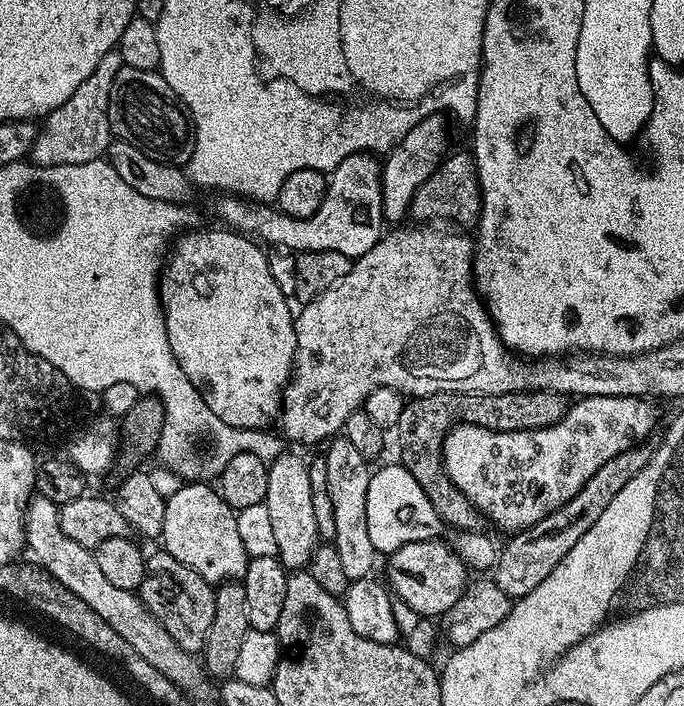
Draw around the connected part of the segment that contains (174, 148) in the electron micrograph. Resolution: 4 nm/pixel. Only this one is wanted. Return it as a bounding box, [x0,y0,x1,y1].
[108,66,196,166]

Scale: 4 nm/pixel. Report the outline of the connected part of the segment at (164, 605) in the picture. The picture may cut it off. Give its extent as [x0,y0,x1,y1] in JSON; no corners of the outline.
[138,550,216,654]

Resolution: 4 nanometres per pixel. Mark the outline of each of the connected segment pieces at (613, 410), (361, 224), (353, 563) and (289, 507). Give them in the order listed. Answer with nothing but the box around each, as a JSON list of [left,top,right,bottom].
[[444,396,656,534],[216,153,386,258],[323,438,378,582],[266,450,320,570]]

